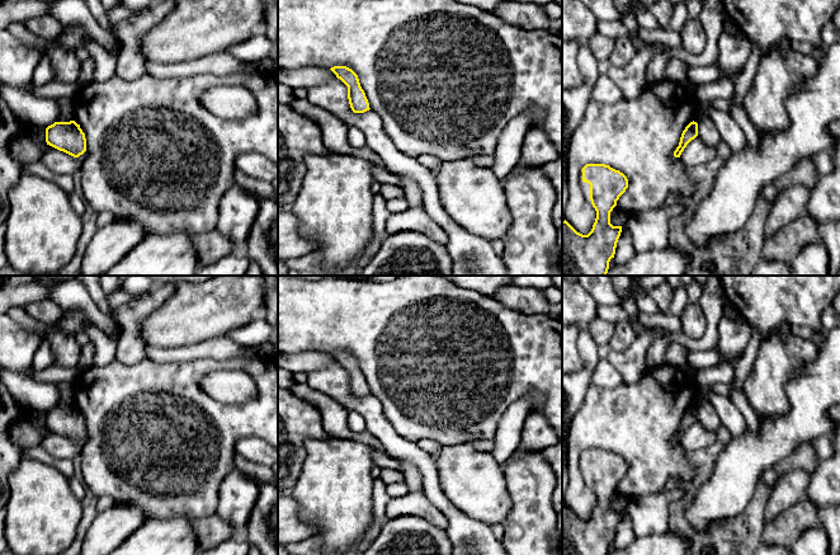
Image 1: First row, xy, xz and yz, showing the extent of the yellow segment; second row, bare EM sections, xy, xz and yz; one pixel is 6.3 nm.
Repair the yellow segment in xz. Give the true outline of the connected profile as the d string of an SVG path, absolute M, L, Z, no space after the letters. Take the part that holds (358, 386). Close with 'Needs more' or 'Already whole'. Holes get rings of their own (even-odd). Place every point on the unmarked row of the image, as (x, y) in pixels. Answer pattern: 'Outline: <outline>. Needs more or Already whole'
Outline: M334 351L330 354L348 371L348 384L351 395L354 398L364 398L369 395L369 387L360 371L358 359L346 351Z. Already whole

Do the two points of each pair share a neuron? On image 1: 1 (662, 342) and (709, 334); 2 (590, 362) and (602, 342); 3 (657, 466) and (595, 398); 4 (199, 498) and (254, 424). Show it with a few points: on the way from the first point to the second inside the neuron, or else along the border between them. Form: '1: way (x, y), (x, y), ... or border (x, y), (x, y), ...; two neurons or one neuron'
1: way (674, 338), (680, 338), (685, 342), (698, 342); one neuron
2: border (586, 328), (591, 339), (602, 351); two neurons
3: way (647, 450), (612, 414); one neuron
4: way (208, 478), (218, 466), (221, 448), (234, 436); one neuron

